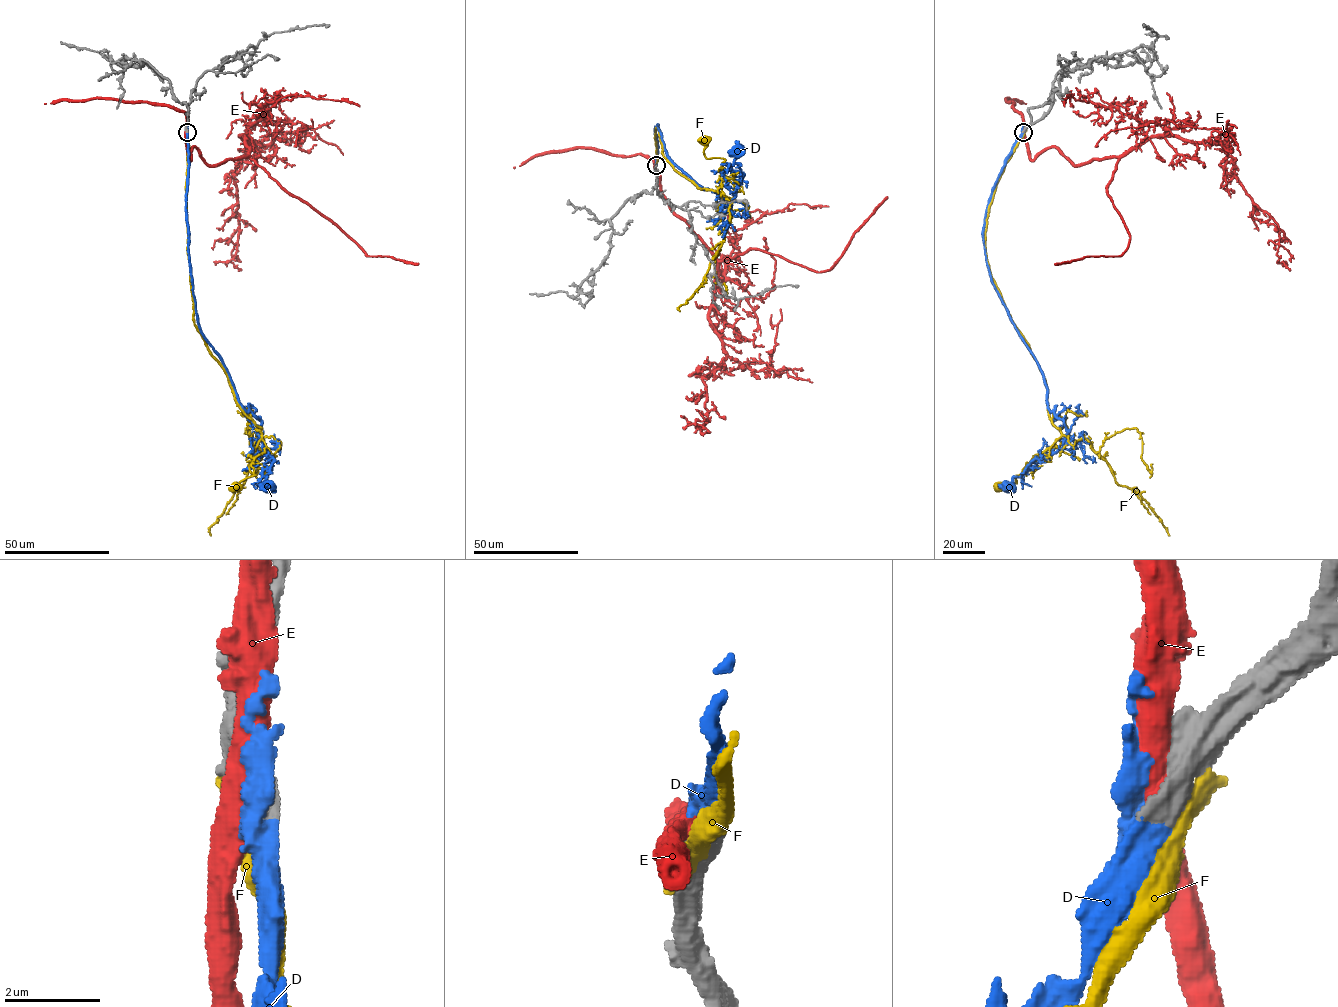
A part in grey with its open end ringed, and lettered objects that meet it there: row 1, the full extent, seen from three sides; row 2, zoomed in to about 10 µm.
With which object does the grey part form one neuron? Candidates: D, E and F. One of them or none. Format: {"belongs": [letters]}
{"belongs": ["D"]}

